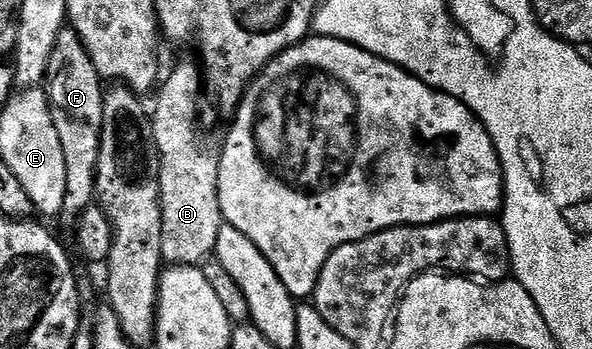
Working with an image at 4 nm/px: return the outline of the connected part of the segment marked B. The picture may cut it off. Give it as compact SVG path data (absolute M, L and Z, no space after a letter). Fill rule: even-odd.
M181 64L166 80L167 77L158 89L159 101L151 120L151 133L159 152L161 254L171 266L199 266L214 253L217 234L221 234L225 223L219 201L219 152L203 144L199 136L195 96L200 69Z

